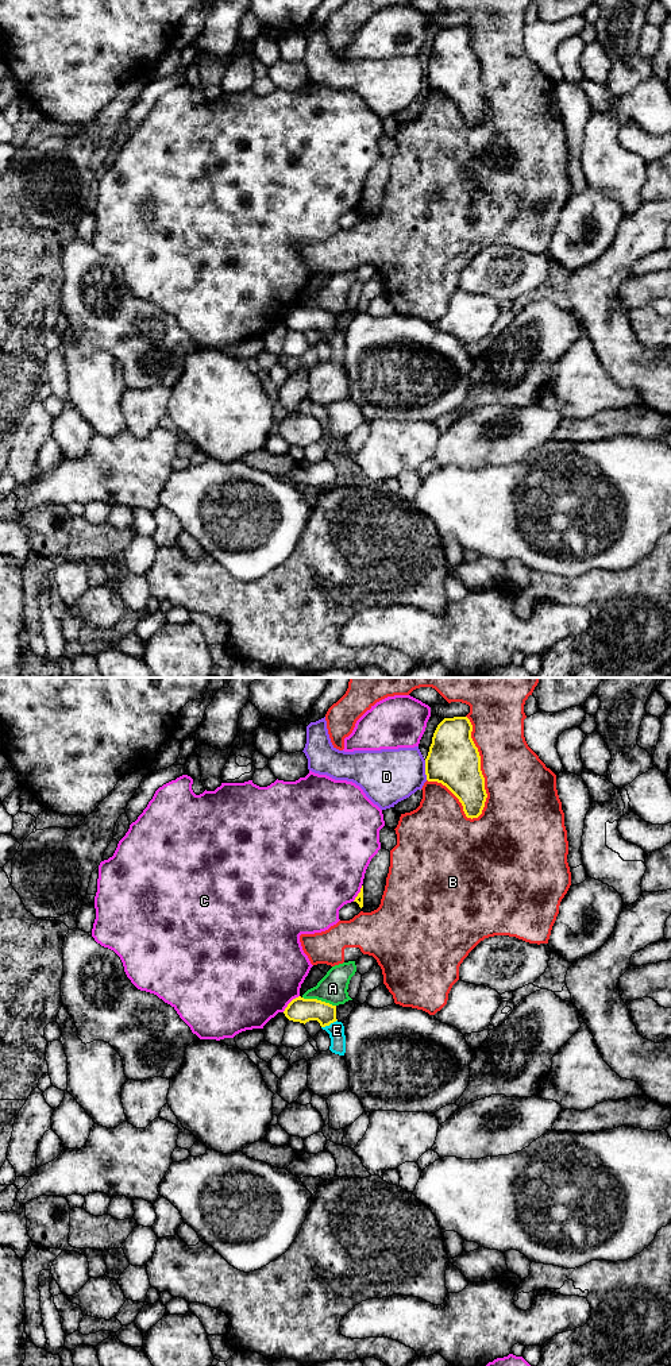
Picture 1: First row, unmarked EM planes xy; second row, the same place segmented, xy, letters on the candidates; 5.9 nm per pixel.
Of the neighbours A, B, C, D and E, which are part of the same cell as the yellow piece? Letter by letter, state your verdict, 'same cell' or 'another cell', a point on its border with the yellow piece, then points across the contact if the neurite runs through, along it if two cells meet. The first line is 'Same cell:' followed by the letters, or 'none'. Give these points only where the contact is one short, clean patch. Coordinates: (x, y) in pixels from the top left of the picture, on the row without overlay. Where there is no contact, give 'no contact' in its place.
Same cell: E
A: another cell | xy (319, 309) | along xy (303, 305), (320, 308), (335, 315)
B: another cell | xy (479, 78)
C: another cell | xy (289, 312)
D: another cell | xy (425, 78)
E: same cell | xy (328, 334) | across xy (301, 319), (313, 319), (328, 334), (336, 339)

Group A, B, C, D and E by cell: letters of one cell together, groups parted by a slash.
A / B / C / D / E

